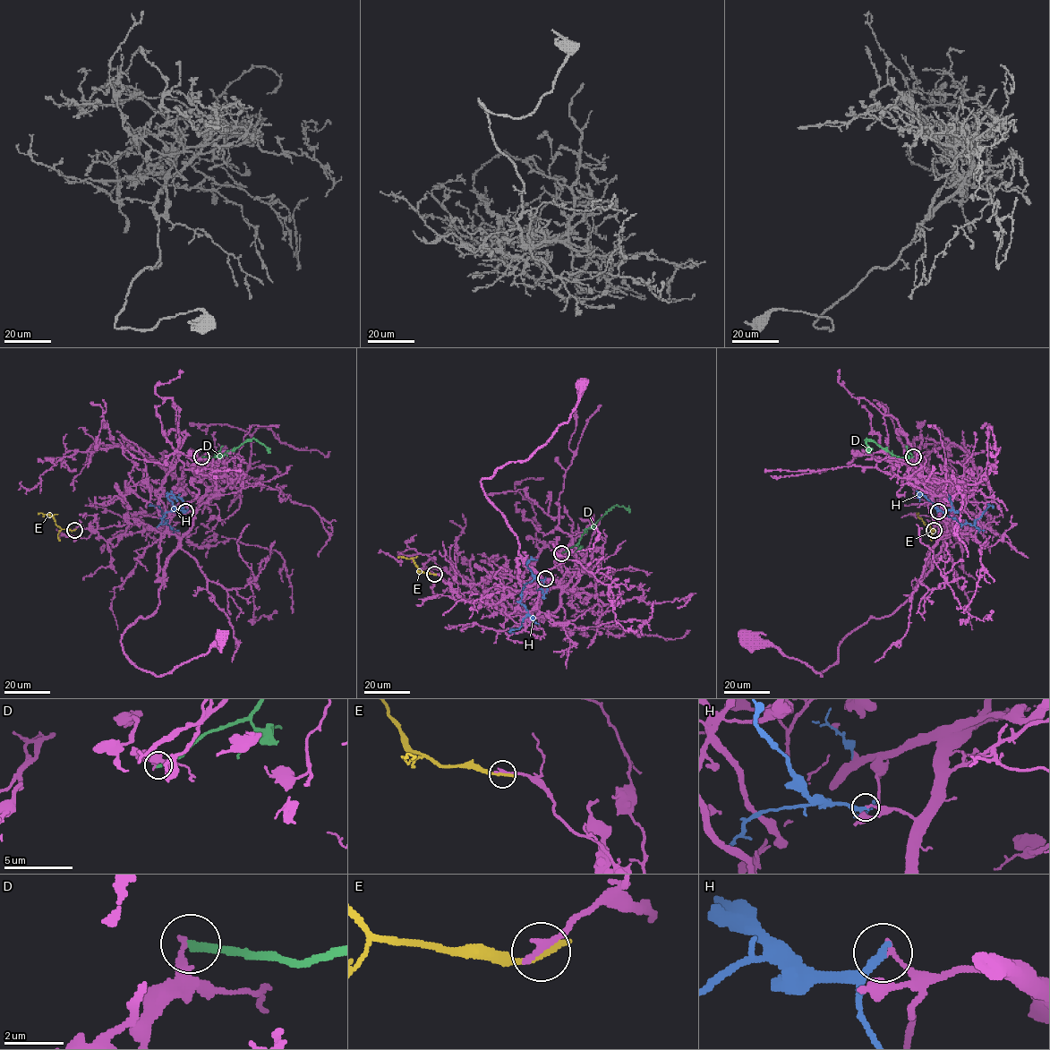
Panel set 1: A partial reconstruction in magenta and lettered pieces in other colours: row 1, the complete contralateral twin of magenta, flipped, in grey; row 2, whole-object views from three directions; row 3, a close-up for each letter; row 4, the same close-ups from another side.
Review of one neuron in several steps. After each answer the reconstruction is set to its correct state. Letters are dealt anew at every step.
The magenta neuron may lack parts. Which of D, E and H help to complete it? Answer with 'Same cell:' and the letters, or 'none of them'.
Same cell: none of them

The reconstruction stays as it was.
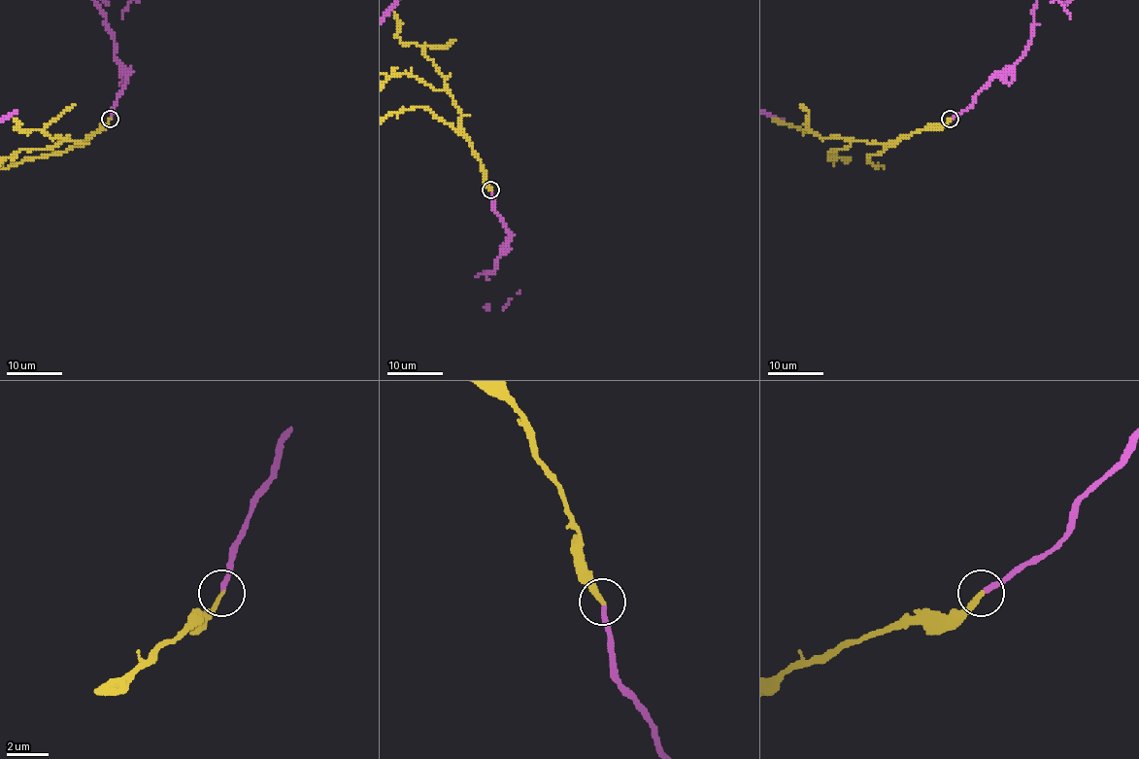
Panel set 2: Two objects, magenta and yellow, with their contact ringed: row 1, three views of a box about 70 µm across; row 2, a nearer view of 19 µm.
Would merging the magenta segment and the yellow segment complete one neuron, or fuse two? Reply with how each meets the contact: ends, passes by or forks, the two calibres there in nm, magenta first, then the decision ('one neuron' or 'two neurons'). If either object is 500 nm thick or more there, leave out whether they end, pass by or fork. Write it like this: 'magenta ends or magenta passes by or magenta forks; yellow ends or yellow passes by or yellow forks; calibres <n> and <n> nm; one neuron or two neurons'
magenta ends; yellow ends; calibres 240 and 240 nm; one neuron

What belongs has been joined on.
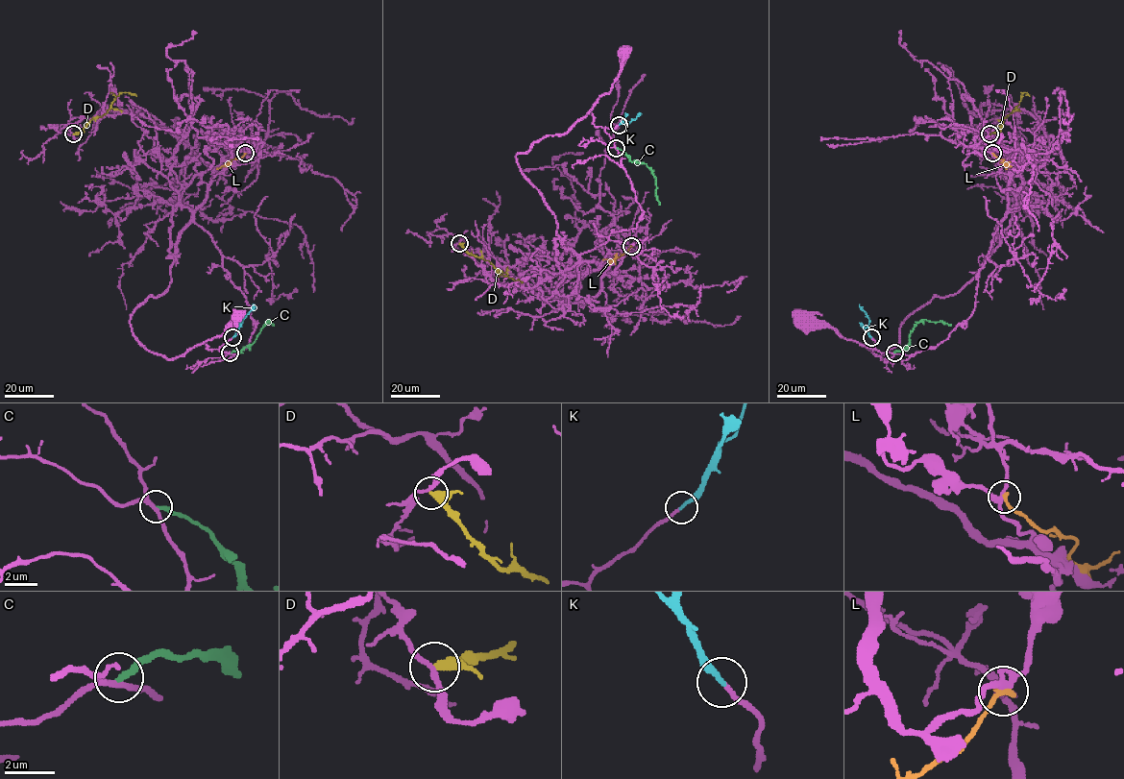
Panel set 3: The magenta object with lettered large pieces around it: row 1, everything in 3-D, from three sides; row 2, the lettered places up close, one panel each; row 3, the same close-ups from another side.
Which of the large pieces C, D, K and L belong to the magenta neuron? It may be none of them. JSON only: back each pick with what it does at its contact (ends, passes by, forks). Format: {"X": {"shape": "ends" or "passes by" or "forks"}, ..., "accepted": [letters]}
{"K": {"shape": "ends"}, "accepted": ["K"]}

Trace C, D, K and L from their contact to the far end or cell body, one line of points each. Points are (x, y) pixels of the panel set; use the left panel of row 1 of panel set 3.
C: (230, 352), (251, 346), (269, 319), (273, 326)
D: (73, 133), (79, 133), (91, 119), (102, 116), (120, 93), (136, 95)
K: (232, 337), (253, 304)
L: (245, 153), (216, 169)

